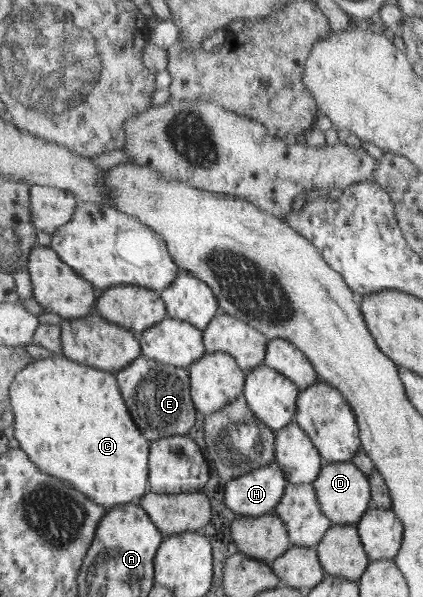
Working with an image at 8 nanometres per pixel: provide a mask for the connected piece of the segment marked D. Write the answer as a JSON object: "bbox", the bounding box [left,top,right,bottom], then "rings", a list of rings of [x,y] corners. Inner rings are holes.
{"bbox":[313,461,373,525],"rings":[[[352,461],[326,463],[313,484],[324,514],[330,518],[334,525],[358,525],[373,505],[371,481]]]}

